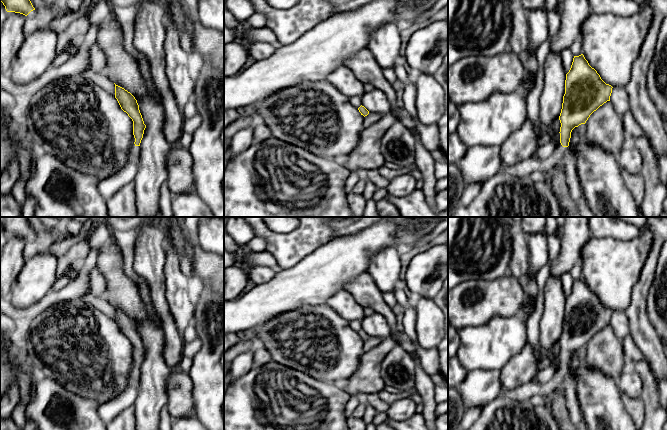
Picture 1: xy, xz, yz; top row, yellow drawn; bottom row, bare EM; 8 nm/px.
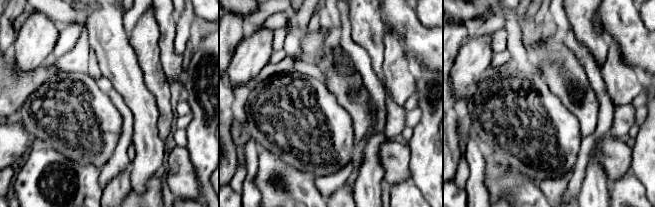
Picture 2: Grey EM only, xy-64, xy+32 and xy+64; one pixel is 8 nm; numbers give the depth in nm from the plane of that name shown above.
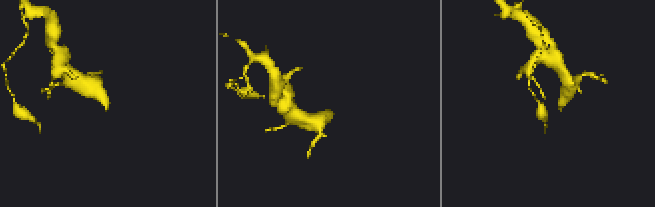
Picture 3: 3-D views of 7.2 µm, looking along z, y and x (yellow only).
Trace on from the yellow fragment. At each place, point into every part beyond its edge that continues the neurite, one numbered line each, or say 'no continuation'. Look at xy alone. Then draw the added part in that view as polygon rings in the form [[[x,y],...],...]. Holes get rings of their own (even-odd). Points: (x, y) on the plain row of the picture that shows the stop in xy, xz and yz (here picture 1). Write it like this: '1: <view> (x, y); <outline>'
1: xy (135, 374); [[[134,367],[132,369],[131,375],[130,375],[130,382],[132,385],[134,386],[138,386],[139,381],[140,381],[140,375],[141,375],[141,371],[140,370],[136,370]]]

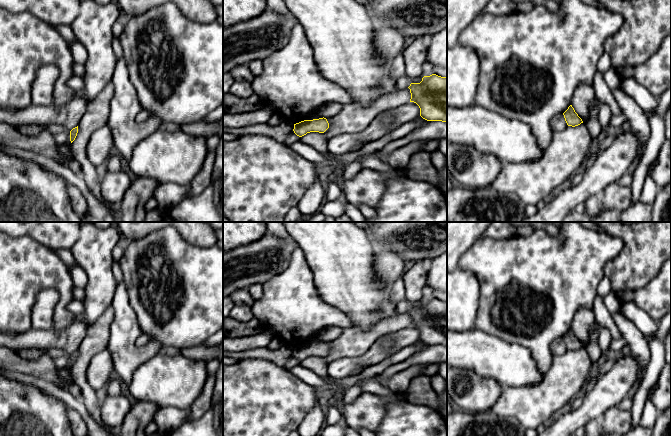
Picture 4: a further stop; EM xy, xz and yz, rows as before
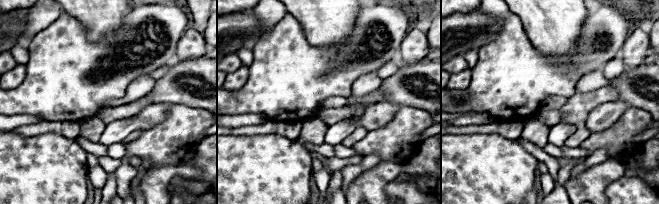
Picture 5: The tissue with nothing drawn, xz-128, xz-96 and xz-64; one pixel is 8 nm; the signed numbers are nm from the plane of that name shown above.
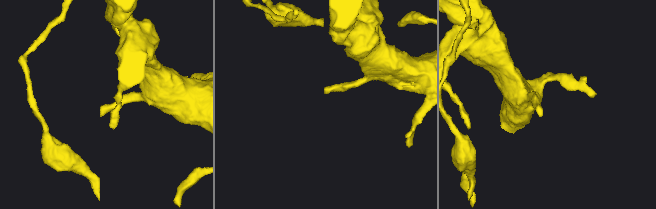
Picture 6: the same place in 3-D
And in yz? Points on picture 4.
no continuation

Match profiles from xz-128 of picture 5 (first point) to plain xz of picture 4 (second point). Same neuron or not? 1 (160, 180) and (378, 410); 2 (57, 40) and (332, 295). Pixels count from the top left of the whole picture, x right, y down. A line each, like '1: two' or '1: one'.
1: one
2: two

